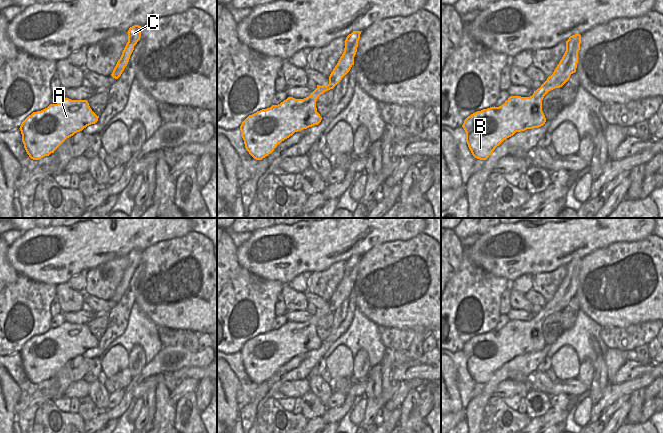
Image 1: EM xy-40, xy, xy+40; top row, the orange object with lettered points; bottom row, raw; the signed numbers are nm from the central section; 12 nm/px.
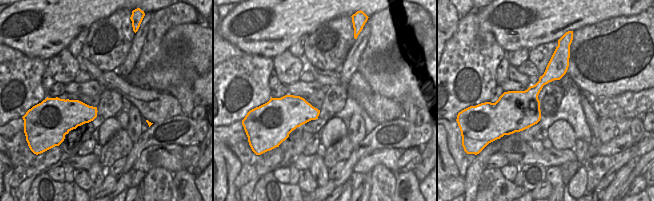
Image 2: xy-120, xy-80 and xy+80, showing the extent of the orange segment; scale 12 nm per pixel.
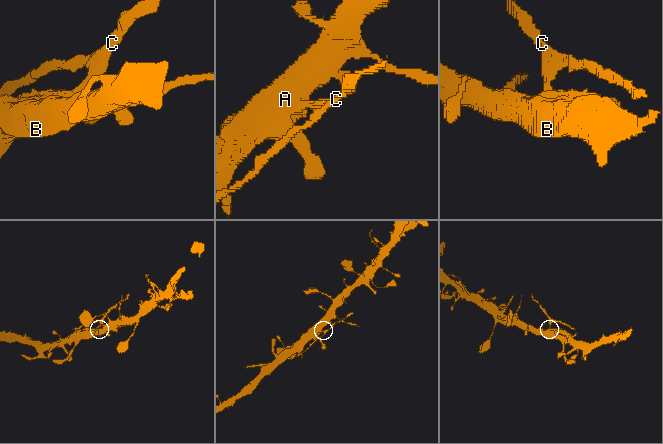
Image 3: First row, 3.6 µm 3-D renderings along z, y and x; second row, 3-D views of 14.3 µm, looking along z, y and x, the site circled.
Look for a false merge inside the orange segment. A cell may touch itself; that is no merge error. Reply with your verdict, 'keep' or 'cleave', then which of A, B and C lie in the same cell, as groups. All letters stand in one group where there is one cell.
cleave | A B / C

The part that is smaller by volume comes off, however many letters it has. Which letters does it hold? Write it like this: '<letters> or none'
C

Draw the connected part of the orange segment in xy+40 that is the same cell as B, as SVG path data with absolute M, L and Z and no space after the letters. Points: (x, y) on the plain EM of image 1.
M542 308L530 321L510 320L499 331L490 331L468 340L462 349L472 379L486 384L497 370L516 356L541 351L546 342L542 324L548 317Z

